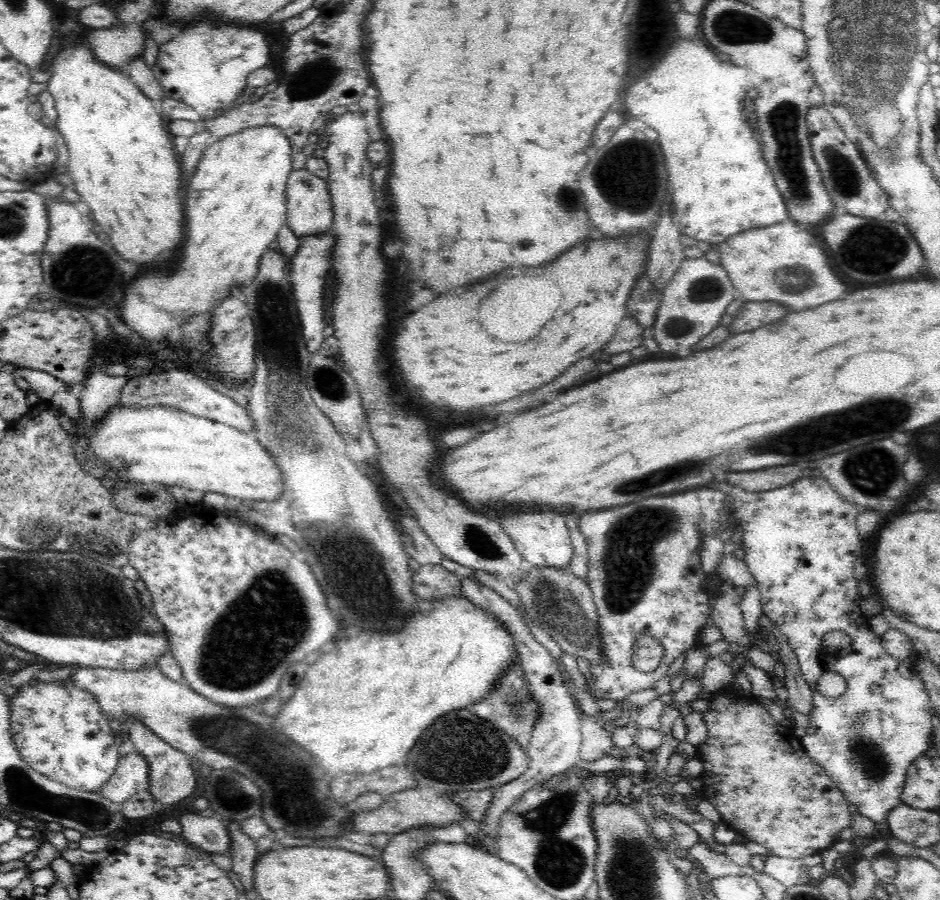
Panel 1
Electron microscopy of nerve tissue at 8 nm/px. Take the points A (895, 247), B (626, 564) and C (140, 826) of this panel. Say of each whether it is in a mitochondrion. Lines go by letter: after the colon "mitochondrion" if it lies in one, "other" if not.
A: mitochondrion
B: mitochondrion
C: other

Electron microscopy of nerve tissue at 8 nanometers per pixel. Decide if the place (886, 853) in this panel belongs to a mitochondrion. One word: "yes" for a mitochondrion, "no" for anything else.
no

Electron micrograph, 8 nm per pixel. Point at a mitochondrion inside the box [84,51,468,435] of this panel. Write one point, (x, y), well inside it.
(313, 80)

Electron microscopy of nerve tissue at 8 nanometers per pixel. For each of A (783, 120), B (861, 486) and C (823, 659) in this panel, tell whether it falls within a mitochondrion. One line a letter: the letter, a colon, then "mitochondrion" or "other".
A: mitochondrion
B: mitochondrion
C: other

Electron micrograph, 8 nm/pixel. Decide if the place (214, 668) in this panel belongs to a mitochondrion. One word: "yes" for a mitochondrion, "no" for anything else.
yes

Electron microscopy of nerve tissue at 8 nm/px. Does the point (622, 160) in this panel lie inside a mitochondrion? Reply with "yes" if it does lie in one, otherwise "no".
yes

